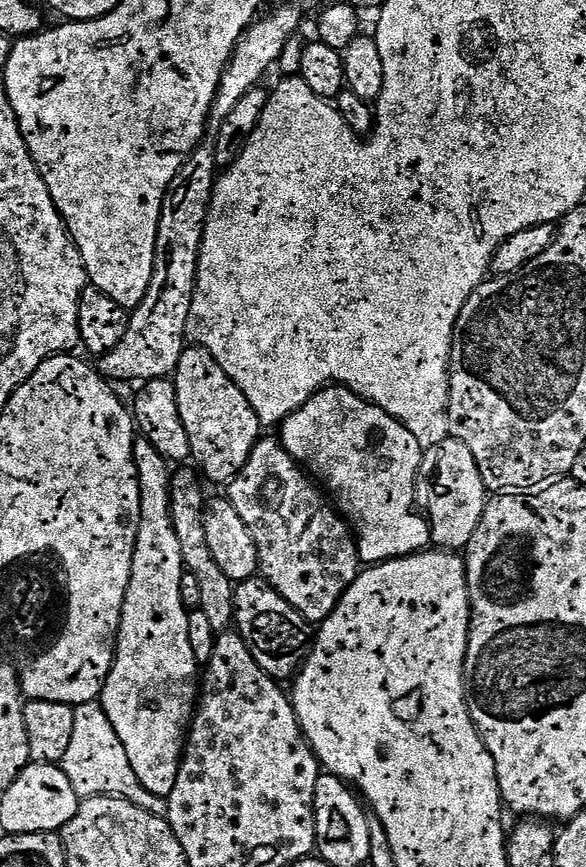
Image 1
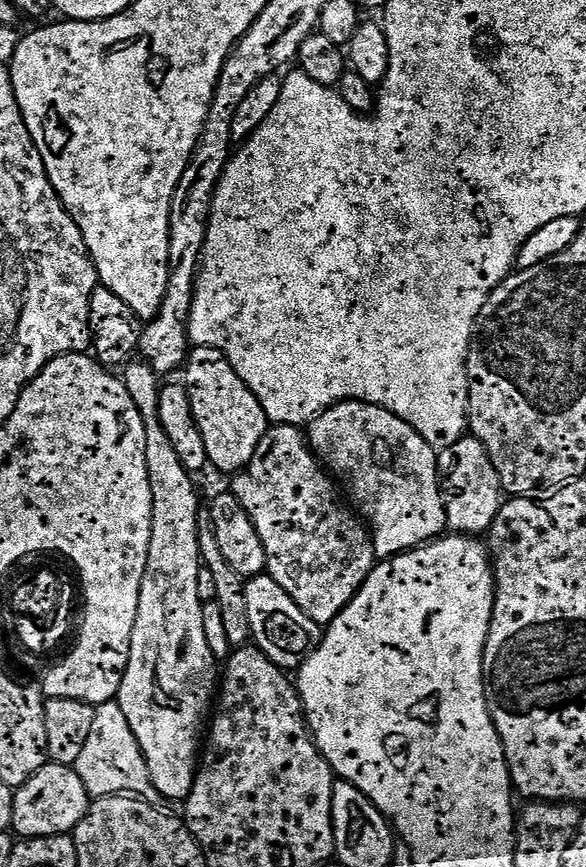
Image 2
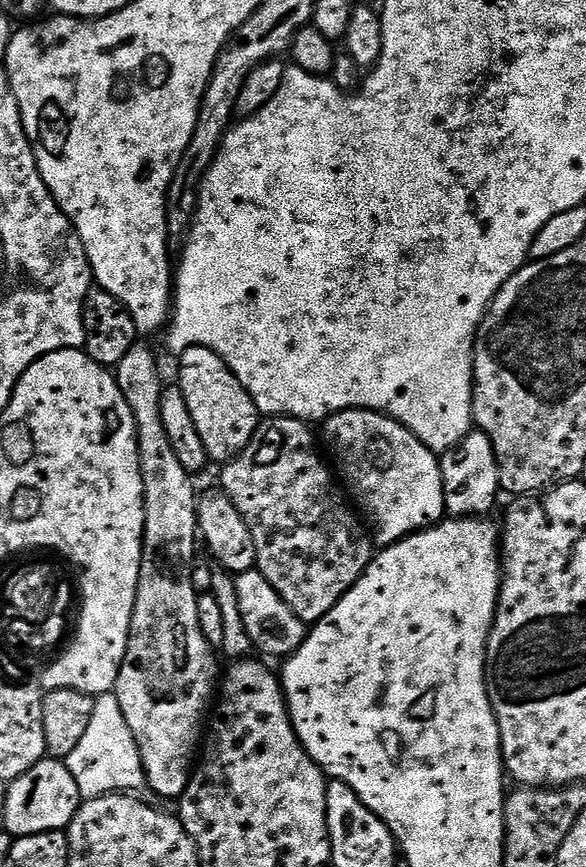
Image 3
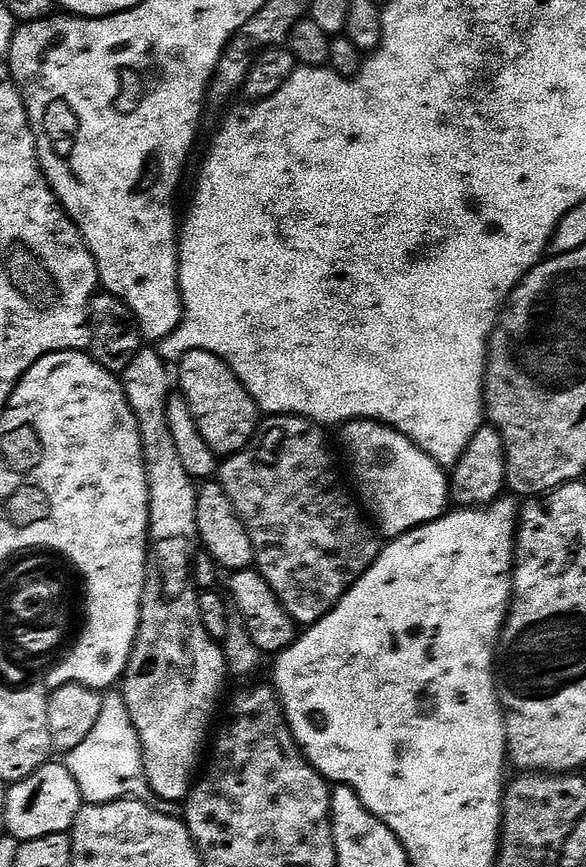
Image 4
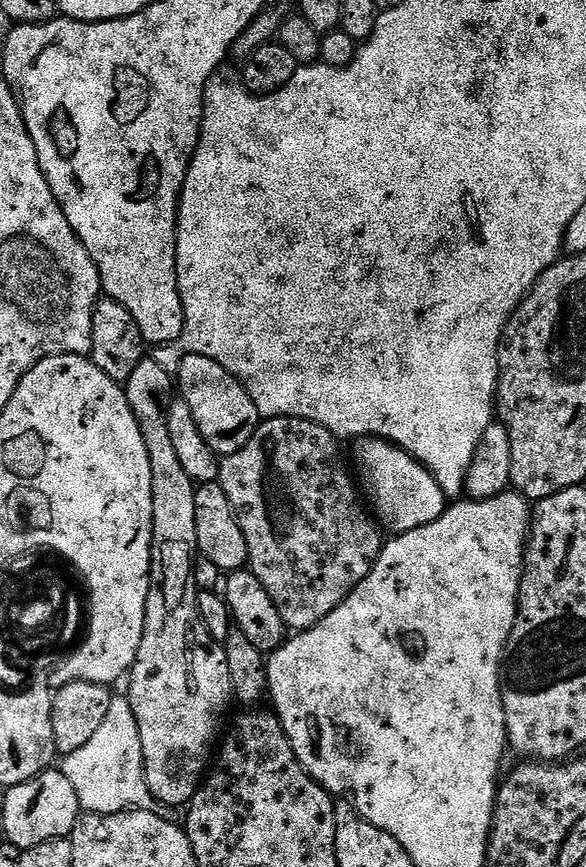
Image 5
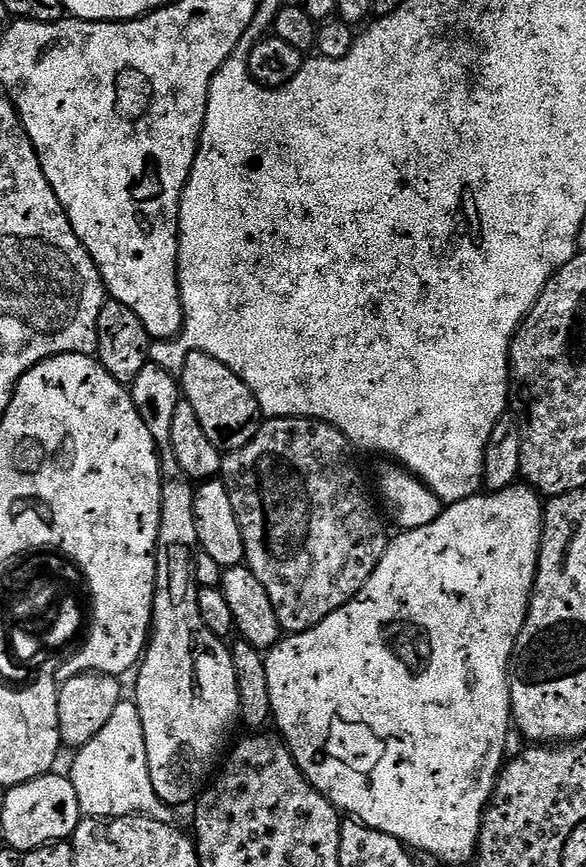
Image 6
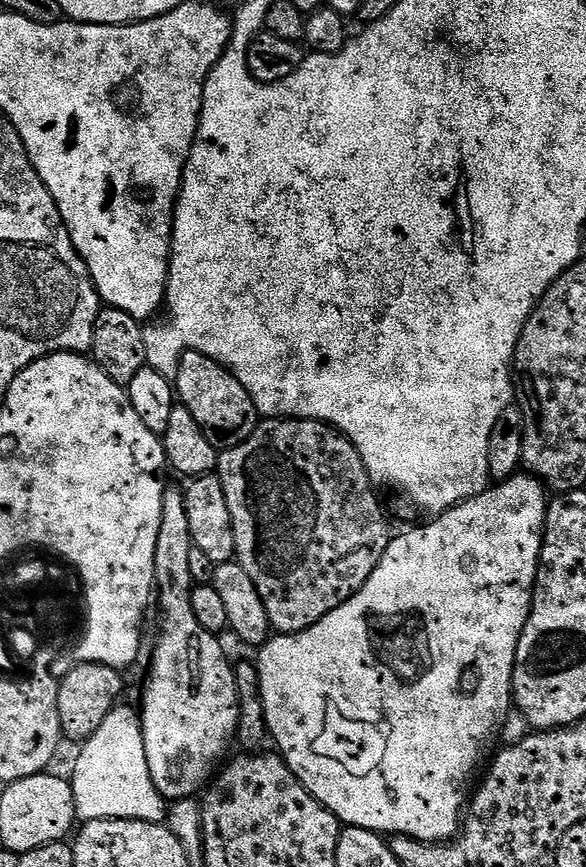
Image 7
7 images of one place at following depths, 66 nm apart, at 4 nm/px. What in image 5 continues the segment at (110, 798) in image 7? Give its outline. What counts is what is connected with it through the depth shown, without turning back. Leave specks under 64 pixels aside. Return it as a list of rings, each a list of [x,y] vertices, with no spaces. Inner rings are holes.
[[[113,695],[110,710],[98,726],[98,730],[82,746],[82,750],[74,750],[74,754],[63,757],[62,771],[70,778],[70,786],[74,786],[74,794],[78,794],[78,802],[85,813],[97,816],[113,816],[129,810],[148,810],[153,807],[152,791],[144,777],[144,755],[142,754],[142,738],[138,734],[138,722],[134,718],[134,710],[130,706],[127,695]]]

